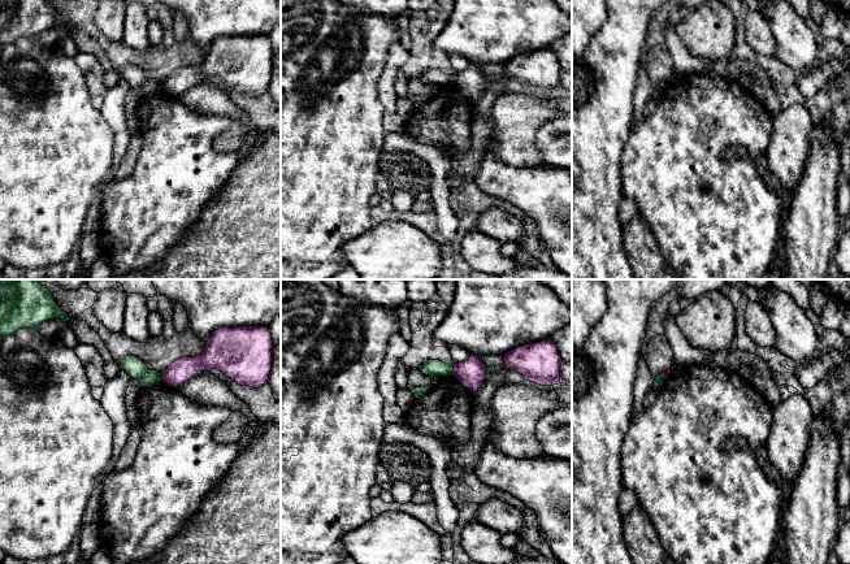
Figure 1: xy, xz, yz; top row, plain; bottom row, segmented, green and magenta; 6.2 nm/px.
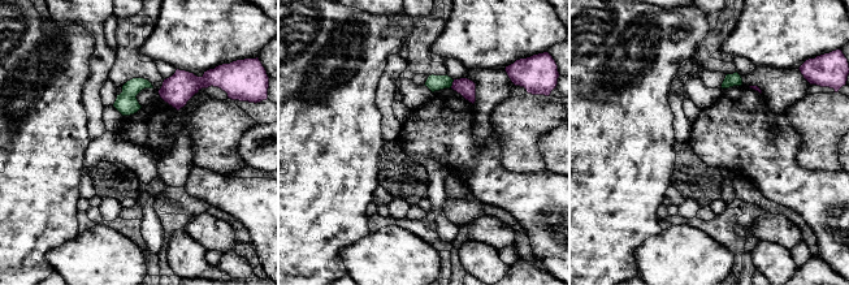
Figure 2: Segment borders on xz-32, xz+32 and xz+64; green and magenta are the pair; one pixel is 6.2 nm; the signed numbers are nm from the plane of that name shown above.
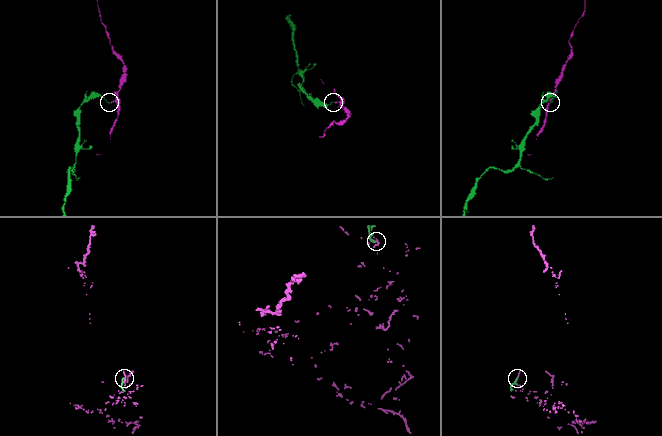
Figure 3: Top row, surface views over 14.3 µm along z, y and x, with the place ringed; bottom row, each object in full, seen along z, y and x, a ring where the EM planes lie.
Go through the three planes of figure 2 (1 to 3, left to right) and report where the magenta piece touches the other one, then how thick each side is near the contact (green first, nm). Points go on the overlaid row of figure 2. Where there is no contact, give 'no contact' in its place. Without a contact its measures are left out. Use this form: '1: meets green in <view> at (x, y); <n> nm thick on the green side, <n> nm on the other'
1: no contact
2: meets green in xz+32 at (451, 83); 100 nm thick on the green side, 110 nm on the other
3: no contact

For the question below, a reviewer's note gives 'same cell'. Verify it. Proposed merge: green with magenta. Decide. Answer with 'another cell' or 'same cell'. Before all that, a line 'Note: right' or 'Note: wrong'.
Note: wrong
another cell

